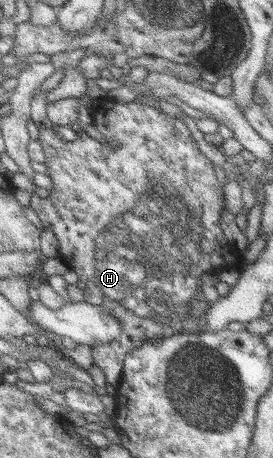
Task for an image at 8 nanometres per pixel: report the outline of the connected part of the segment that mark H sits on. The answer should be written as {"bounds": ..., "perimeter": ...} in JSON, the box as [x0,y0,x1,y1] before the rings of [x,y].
{"bounds":[29,96,241,387],"perimeter":[[[110,96],[103,99],[95,98],[88,108],[95,131],[99,132],[105,139],[103,144],[91,139],[84,132],[77,132],[73,141],[66,142],[49,128],[37,129],[39,132],[37,141],[45,157],[43,161],[45,177],[49,177],[51,183],[53,183],[53,189],[44,199],[32,195],[29,200],[29,207],[33,209],[33,212],[39,218],[41,226],[49,230],[55,237],[58,258],[68,269],[71,269],[71,273],[76,274],[79,281],[85,283],[85,287],[82,289],[83,301],[91,305],[100,305],[120,325],[119,333],[116,338],[108,341],[109,345],[105,342],[90,347],[92,365],[101,370],[107,383],[116,387],[121,375],[121,361],[124,361],[126,353],[130,349],[143,345],[147,340],[169,337],[175,334],[195,333],[199,332],[200,329],[204,329],[204,315],[210,303],[205,301],[201,293],[202,272],[215,274],[224,268],[233,268],[240,259],[241,252],[231,248],[229,241],[221,232],[219,218],[225,209],[221,186],[219,186],[214,176],[212,163],[200,153],[183,121],[174,117],[163,116],[159,110],[153,111],[153,109],[148,108],[147,105],[144,106],[142,103],[125,105],[112,100]]]}

